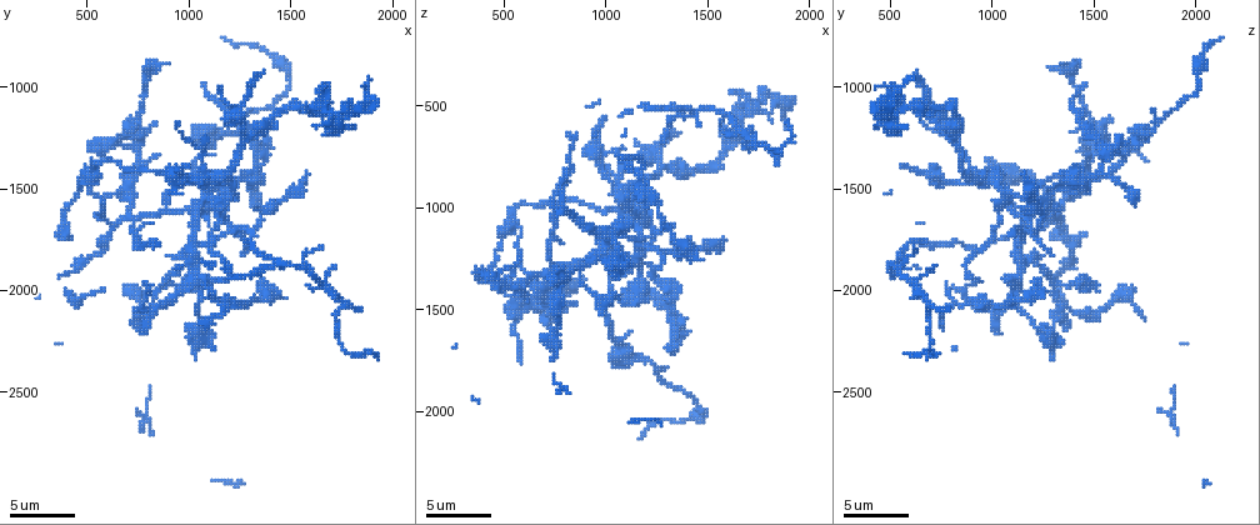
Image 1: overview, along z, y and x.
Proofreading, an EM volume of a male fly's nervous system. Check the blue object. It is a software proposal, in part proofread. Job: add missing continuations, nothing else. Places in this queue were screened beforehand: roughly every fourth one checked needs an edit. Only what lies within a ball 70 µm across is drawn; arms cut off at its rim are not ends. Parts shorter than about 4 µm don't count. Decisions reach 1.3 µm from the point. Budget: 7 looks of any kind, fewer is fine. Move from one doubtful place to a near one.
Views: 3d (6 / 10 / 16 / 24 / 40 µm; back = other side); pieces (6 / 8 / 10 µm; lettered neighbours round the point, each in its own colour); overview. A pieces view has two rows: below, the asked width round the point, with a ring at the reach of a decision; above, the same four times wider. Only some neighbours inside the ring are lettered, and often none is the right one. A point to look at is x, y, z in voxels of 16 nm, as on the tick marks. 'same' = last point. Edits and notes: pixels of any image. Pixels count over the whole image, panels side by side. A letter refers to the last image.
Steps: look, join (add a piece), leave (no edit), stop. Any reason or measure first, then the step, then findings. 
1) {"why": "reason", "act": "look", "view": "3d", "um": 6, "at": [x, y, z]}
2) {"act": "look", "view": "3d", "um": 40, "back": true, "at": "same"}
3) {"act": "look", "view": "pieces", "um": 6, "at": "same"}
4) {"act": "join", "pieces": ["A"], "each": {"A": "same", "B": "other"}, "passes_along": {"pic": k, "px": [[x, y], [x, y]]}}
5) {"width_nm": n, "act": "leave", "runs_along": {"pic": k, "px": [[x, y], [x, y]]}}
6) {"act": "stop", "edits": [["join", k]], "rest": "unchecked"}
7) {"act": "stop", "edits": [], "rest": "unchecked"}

{"why": "an open end", "act": "look", "view": "pieces", "um": 6, "at": [1570, 1430, 1160]}

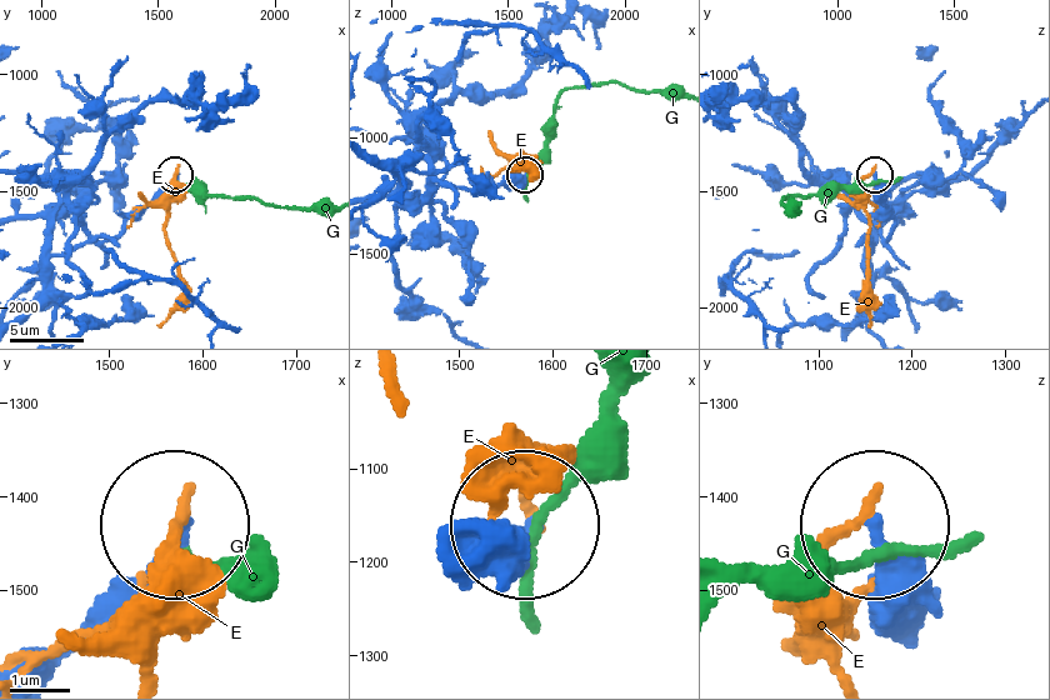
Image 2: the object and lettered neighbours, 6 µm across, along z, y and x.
{"width_nm": 220, "act": "leave", "each": {"E": "other", "G": "other"}, "runs_along": {"pic": 2, "px": [[473, 564], [528, 529]]}, "found": "no lettered piece goes on from it"}

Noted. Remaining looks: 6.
{"why": "free end", "act": "look", "view": "pieces", "um": 8, "at": [1330, 1730, 1080]}

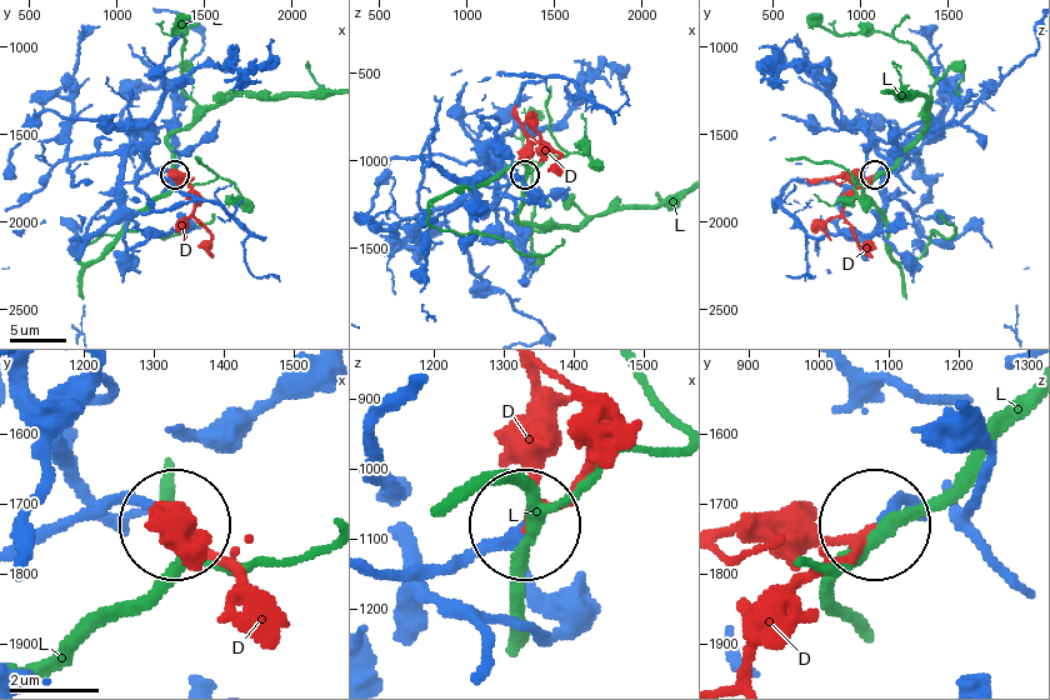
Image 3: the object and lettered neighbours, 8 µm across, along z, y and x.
{"act": "join", "pieces": ["D"], "each": {"D": "same", "L": "other"}, "passes_along": {"pic": 3, "px": [[143, 178], [165, 170], [189, 186], [211, 255]]}, "found": "it goes on there"}

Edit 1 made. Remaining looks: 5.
{"why": "an open end", "act": "look", "view": "pieces", "um": 8, "at": [1380, 1250, 1630]}

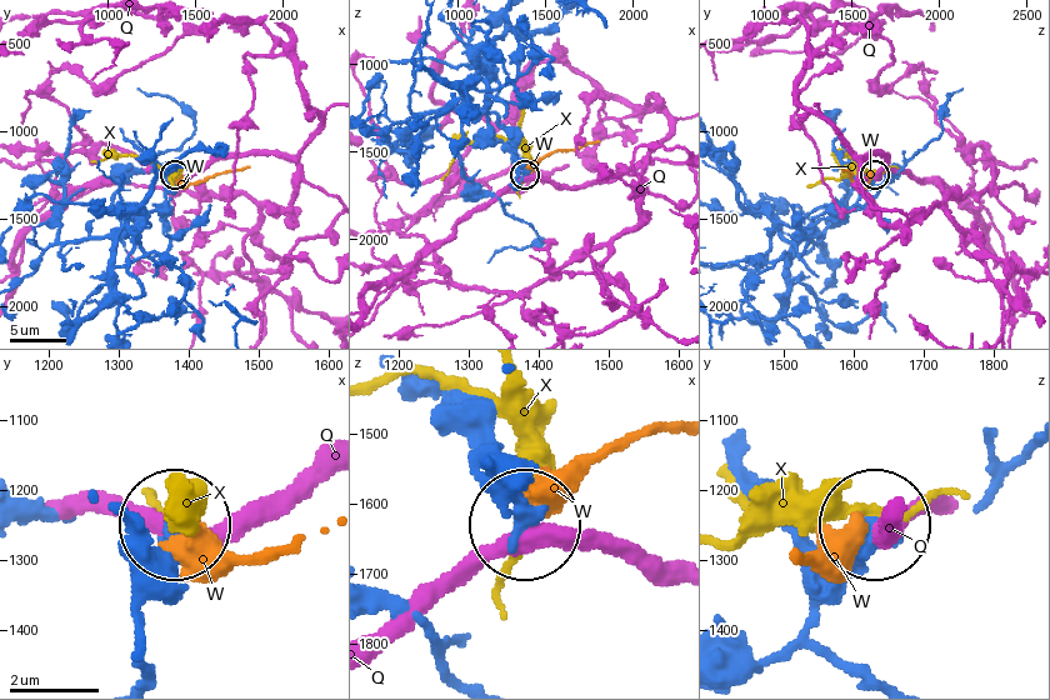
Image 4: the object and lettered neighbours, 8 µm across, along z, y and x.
{"act": "leave", "each": {"Q": "other", "W": "other", "X": "other"}, "runs_along": {"pic": 4, "px": [[484, 460], [525, 516]]}, "found": "no lettered piece goes on from it"}

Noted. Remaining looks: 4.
{"act": "stop", "edits": [["join", 3]], "rest": "unchecked"}

